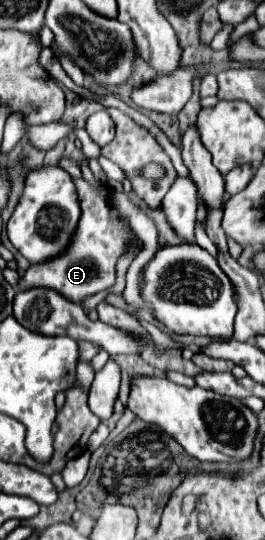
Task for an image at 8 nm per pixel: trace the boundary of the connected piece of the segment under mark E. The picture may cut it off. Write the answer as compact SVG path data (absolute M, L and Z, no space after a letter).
M76 180L80 206L82 206L82 218L80 228L76 230L76 236L72 238L72 248L68 248L68 254L58 256L56 260L48 260L44 264L32 264L24 278L18 282L18 292L24 292L28 288L52 288L54 292L66 296L72 302L82 302L84 298L98 294L110 284L114 284L116 276L116 260L124 250L124 244L130 242L134 236L128 232L122 224L112 222L108 216L108 192L96 190L86 180Z

